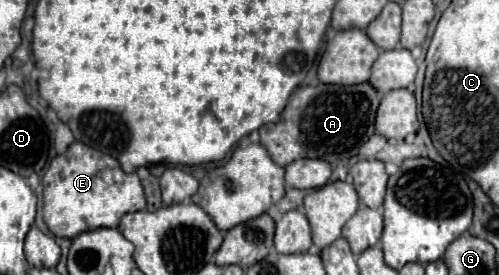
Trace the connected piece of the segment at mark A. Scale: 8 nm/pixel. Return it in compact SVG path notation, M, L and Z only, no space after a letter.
M370 83L360 85L326 85L296 89L280 117L280 123L260 127L260 143L268 149L274 163L286 167L296 159L312 157L324 159L336 167L342 159L350 159L358 153L360 145L374 135L376 107L380 105L380 93Z

